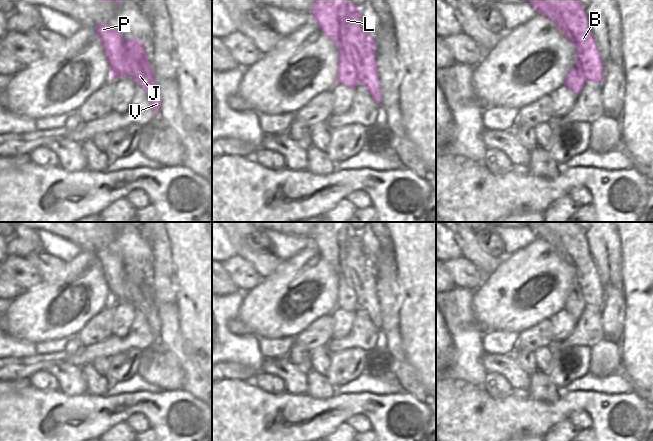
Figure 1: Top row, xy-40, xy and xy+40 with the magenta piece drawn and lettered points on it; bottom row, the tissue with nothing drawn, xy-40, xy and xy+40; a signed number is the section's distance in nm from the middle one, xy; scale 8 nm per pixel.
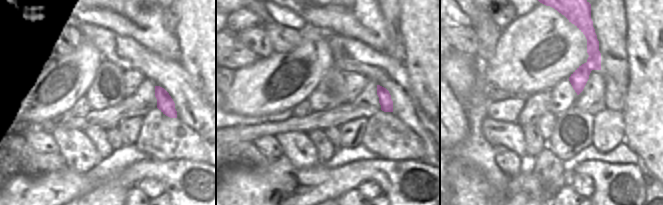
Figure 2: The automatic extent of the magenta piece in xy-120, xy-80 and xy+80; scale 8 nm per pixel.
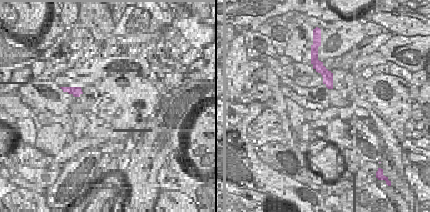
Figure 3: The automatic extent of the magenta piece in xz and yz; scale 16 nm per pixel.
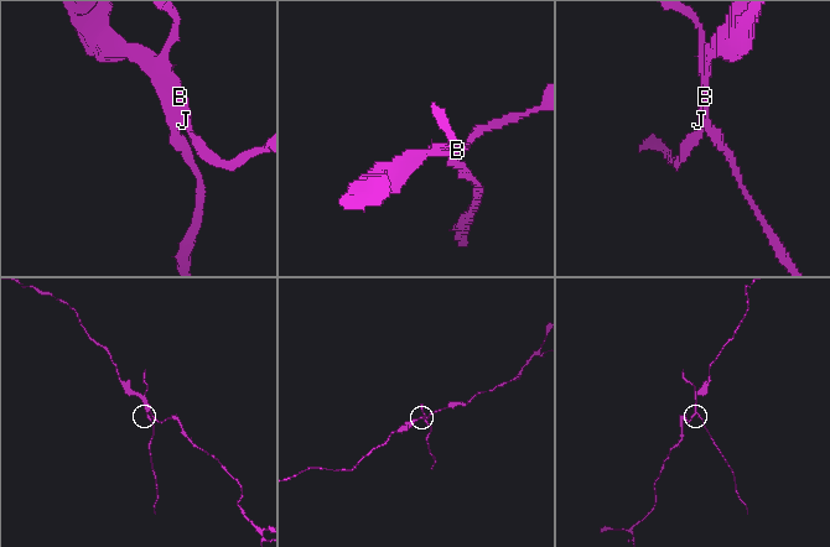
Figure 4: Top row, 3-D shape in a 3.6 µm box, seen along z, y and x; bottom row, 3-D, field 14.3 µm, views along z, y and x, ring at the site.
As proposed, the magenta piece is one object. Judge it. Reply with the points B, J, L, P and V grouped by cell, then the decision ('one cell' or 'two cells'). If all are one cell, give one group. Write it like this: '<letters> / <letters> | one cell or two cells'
B J L V / P | two cells

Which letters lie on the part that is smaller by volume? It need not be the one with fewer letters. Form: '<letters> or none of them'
P

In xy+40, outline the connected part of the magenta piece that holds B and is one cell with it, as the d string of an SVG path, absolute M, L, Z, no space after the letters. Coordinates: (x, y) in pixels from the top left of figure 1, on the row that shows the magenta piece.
M527 0L535 10L553 21L563 20L563 33L575 46L577 63L587 81L603 82L603 62L589 28L585 7L577 0Z

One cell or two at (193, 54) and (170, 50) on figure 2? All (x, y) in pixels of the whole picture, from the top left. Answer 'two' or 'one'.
two

